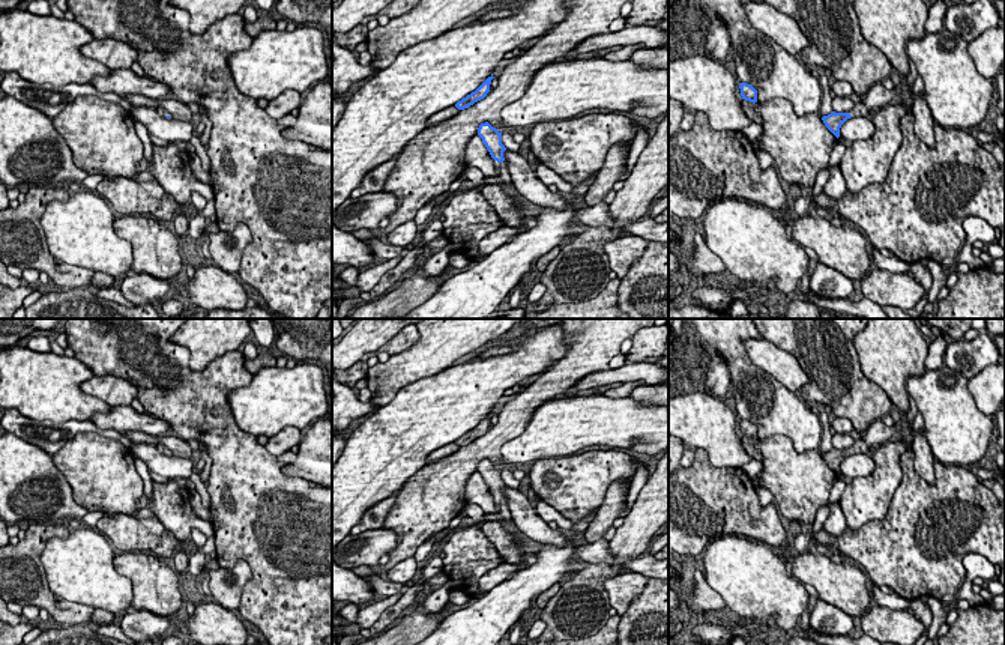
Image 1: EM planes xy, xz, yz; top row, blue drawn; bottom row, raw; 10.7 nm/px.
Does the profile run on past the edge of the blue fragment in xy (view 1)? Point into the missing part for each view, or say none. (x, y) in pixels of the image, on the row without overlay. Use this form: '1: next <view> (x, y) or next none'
1: next none

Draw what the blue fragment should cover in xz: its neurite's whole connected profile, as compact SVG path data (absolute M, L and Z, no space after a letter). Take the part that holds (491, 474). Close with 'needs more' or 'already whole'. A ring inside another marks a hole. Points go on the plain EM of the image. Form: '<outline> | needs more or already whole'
M485 459L479 462L478 472L482 475L482 480L488 486L491 495L496 498L496 507L503 522L512 522L508 504L503 501L503 489L506 484L502 481L502 469Z | needs more

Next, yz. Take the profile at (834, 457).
M882 418L874 419L864 438L855 441L849 450L835 450L832 448L828 453L823 453L822 457L826 465L838 475L841 462L850 454L865 454L876 445L883 445L889 441L894 441L895 427L888 427Z | needs more

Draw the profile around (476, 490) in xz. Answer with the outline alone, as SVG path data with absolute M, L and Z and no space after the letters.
M476 471L470 475L470 478L466 483L466 501L473 502L479 505L484 513L499 513L496 507L496 499L485 481L482 480L482 475Z

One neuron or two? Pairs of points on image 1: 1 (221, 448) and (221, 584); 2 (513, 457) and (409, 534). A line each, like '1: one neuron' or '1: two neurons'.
1: two neurons
2: two neurons

